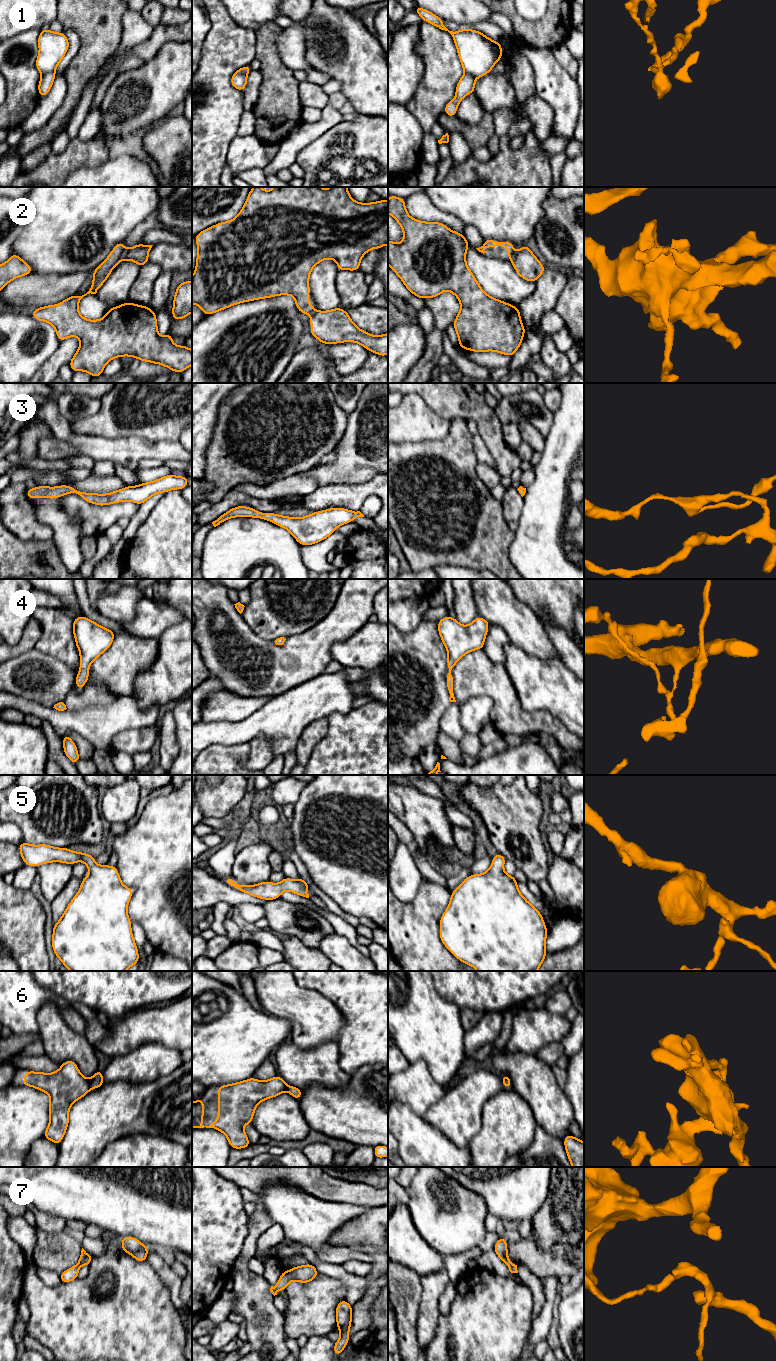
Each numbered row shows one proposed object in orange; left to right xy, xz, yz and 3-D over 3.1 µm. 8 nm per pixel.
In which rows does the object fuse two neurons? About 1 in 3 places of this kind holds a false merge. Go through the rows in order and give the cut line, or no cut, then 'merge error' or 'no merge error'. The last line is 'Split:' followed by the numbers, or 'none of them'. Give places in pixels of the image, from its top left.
1: cut in xy along (54, 71), (42, 75); merge error
2: cut in xy along (125, 251), (121, 259); merge error
3: no cut; no merge error
4: no cut; no merge error
5: no cut; no merge error
6: cut in xy along (90, 1080), (92, 1087); merge error
7: no cut; no merge error
Split: 1, 2, 6

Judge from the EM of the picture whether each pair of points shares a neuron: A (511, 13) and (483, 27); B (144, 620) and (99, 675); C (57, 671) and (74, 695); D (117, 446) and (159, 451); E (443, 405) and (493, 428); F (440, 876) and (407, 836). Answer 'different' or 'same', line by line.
A: different
B: different
C: different
D: same
E: same
F: same

